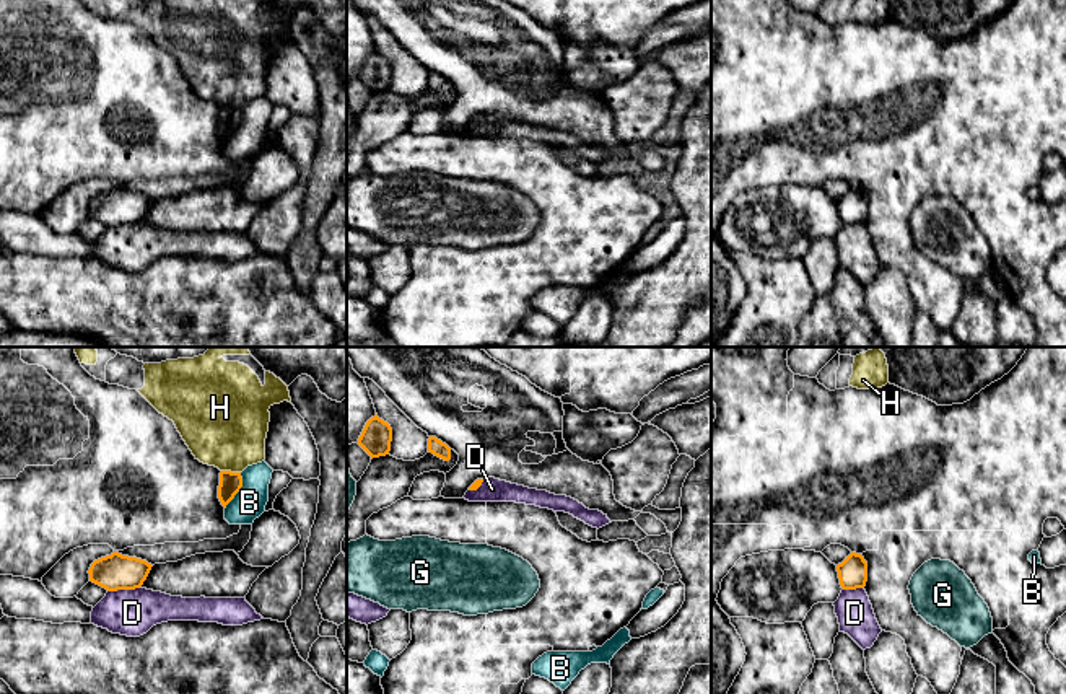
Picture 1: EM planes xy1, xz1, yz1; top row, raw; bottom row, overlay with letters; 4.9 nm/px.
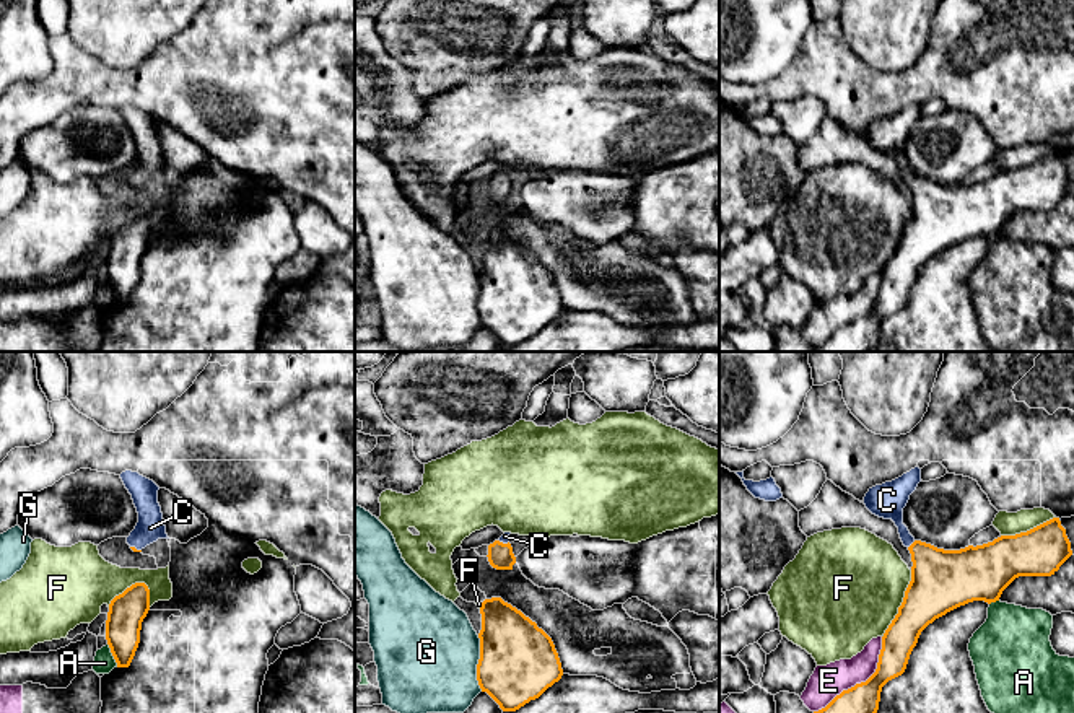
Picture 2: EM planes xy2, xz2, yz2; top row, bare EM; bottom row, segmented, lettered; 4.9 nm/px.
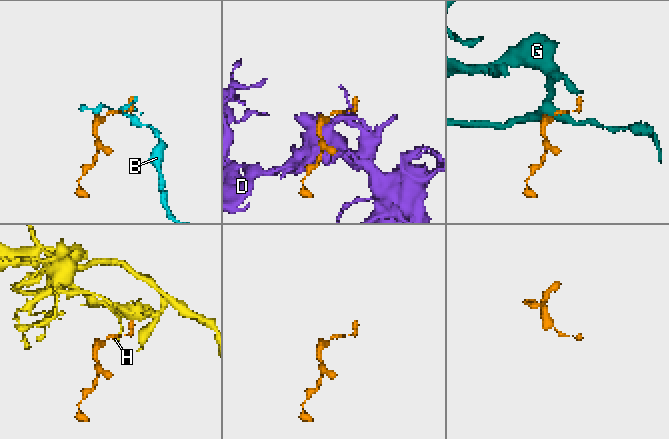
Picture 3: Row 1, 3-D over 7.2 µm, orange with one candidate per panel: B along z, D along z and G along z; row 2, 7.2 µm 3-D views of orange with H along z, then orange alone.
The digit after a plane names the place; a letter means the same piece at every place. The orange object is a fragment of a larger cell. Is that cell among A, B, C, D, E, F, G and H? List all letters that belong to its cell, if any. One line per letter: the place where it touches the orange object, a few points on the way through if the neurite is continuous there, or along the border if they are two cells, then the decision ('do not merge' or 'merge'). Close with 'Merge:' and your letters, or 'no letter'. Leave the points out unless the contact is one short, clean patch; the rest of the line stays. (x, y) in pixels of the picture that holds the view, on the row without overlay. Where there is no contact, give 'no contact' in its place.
A: meets orange in xy2 at (113, 290); do not merge
B: meets orange in xy1 at (240, 124); do not merge
C: meets orange in yz2 at (912, 179); runs through yz2 (943, 215), (912, 179), (887, 135); merge
D: meets orange in xy1 at (122, 224); do not merge
E: meets orange in yz2 at (861, 318); do not merge
F: meets orange in yz2 at (902, 240); do not merge
G: meets orange in xz2 at (479, 298); border along xz2 (477, 271), (477, 319), (482, 326); do not merge
H: meets orange in xy1 at (230, 106); border along xy1 (222, 105), (240, 108); do not merge
Merge: C

